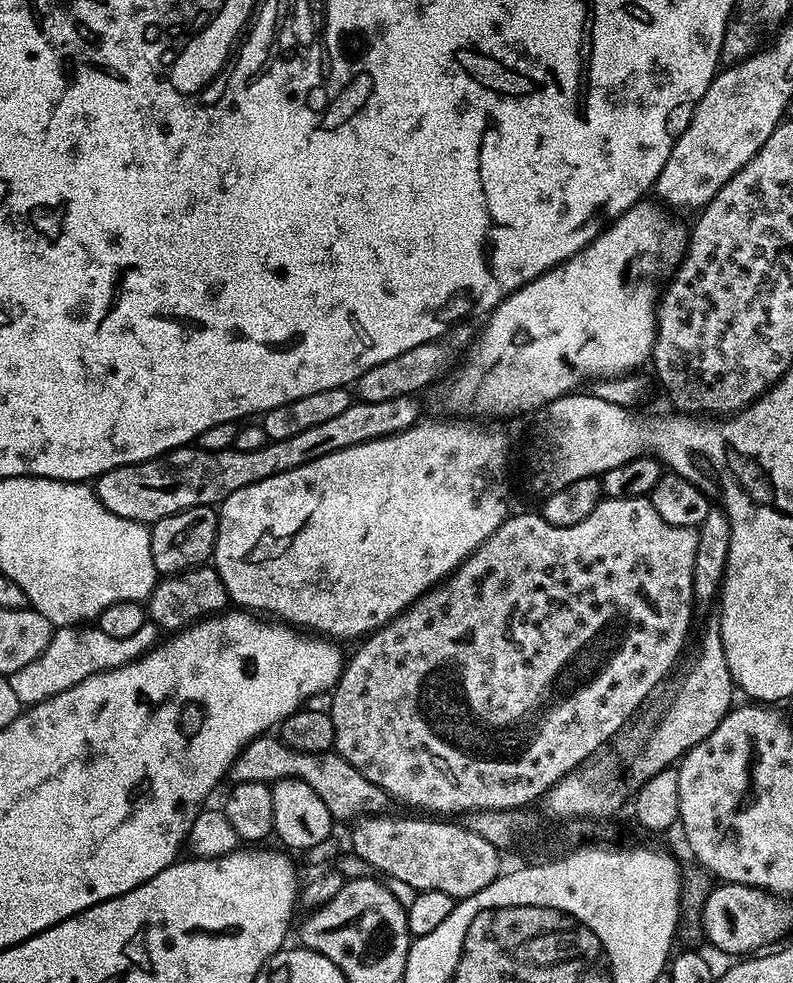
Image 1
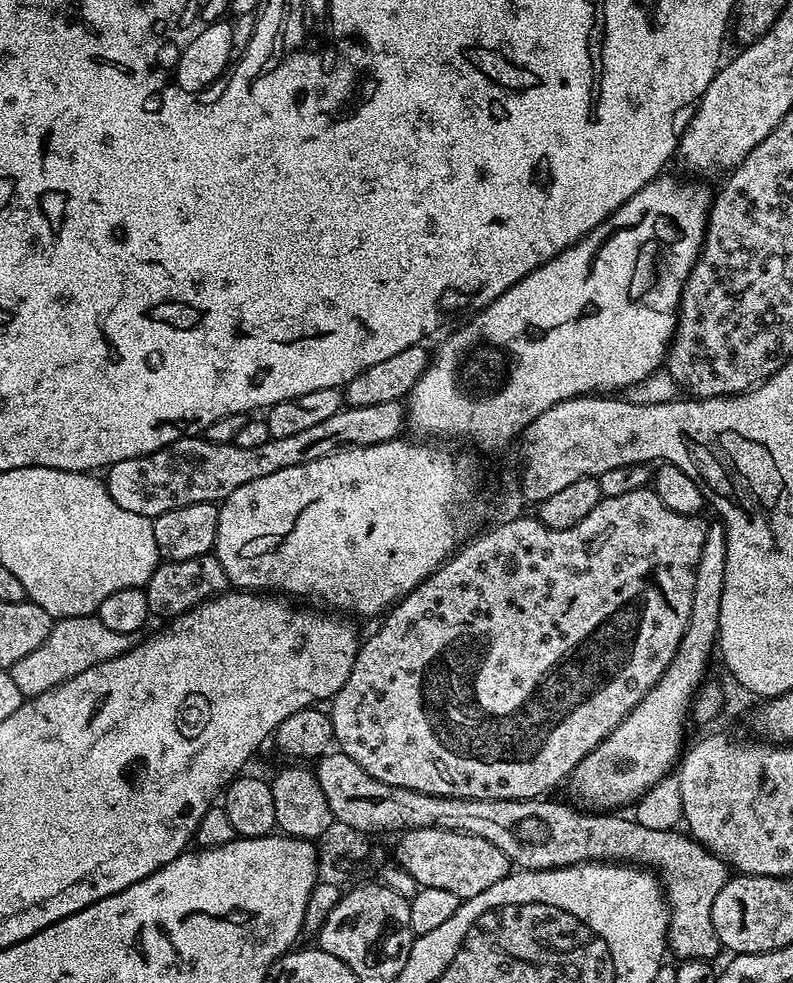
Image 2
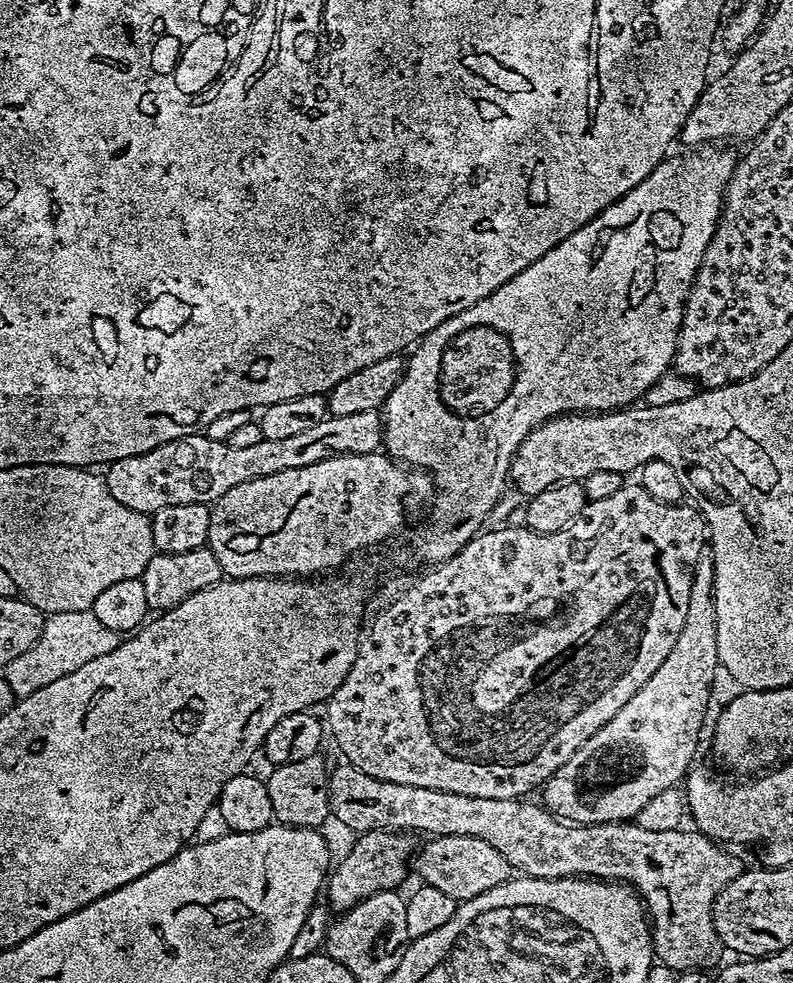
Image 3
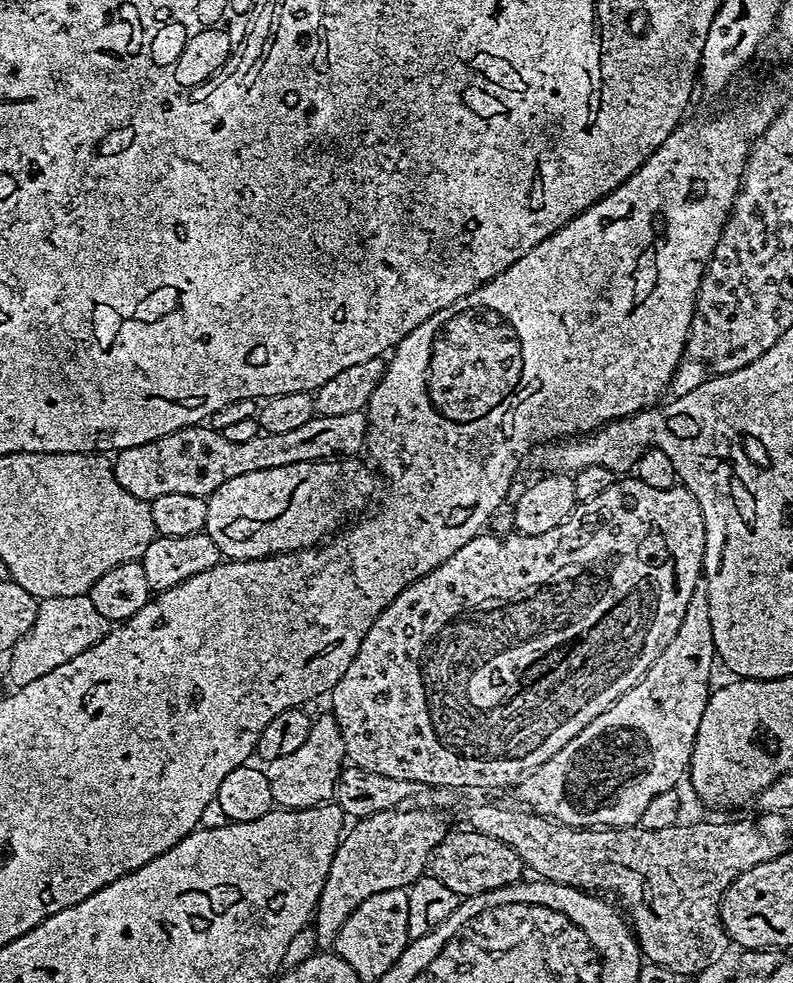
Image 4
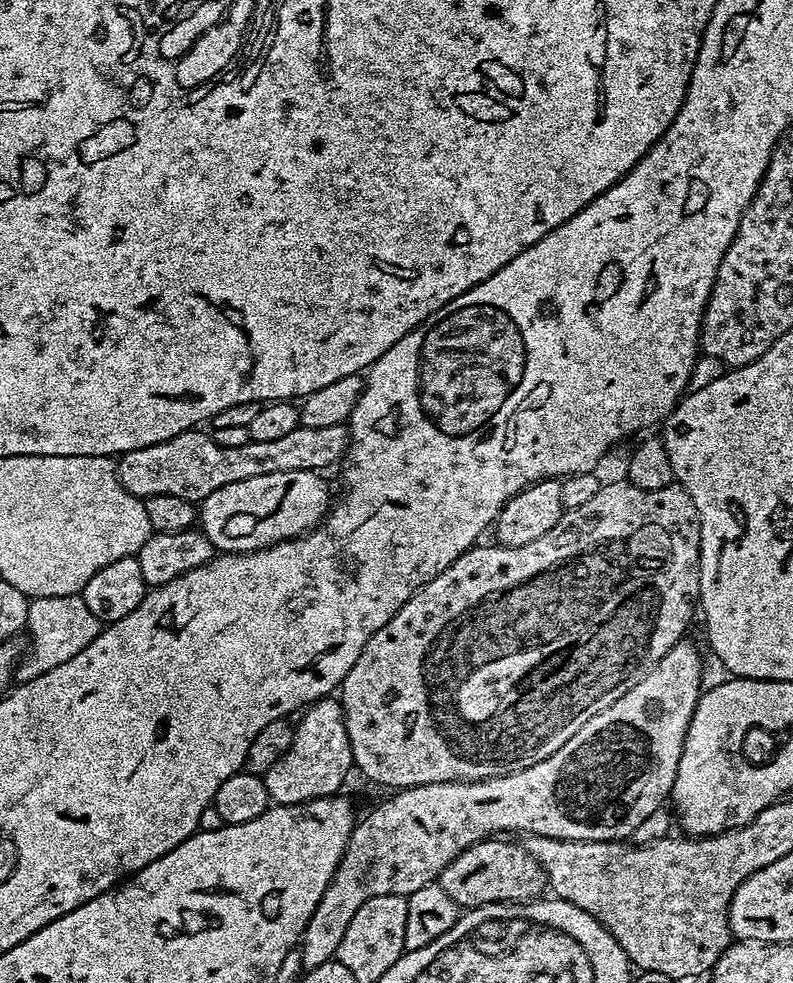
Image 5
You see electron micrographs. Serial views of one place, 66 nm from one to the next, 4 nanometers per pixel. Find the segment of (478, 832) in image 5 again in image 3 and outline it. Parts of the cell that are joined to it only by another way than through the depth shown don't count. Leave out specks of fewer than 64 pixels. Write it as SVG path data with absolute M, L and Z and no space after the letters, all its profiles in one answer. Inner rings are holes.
M711 555L701 556L692 571L690 582L690 606L686 606L686 622L682 622L682 634L678 634L678 642L670 654L666 654L666 662L646 678L644 685L637 690L634 698L588 739L555 772L548 781L542 785L544 792L543 807L548 811L563 816L576 824L615 824L617 822L631 821L654 798L667 787L664 784L664 744L682 742L688 744L690 752L698 752L701 747L700 731L704 728L704 711L708 708L708 699L712 696L712 683L718 673L718 614L714 602L715 568L712 565ZM392 830L365 832L357 835L352 849L344 856L340 865L335 865L334 871L326 880L326 896L336 907L336 910L347 910L360 900L373 896L375 892L387 892L395 889L396 884L404 880L404 871L410 868L410 852L408 856L408 840L404 834Z

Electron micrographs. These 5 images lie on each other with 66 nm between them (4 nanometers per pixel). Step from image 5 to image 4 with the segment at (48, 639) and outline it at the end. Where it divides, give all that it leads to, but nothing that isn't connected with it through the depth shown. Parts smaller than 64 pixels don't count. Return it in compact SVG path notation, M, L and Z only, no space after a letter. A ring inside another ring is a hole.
M91 595L39 601L34 626L30 626L30 630L7 653L9 689L30 686L30 682L46 678L50 670L66 666L70 658L78 658L78 654L90 650L109 631L110 621L94 610Z

